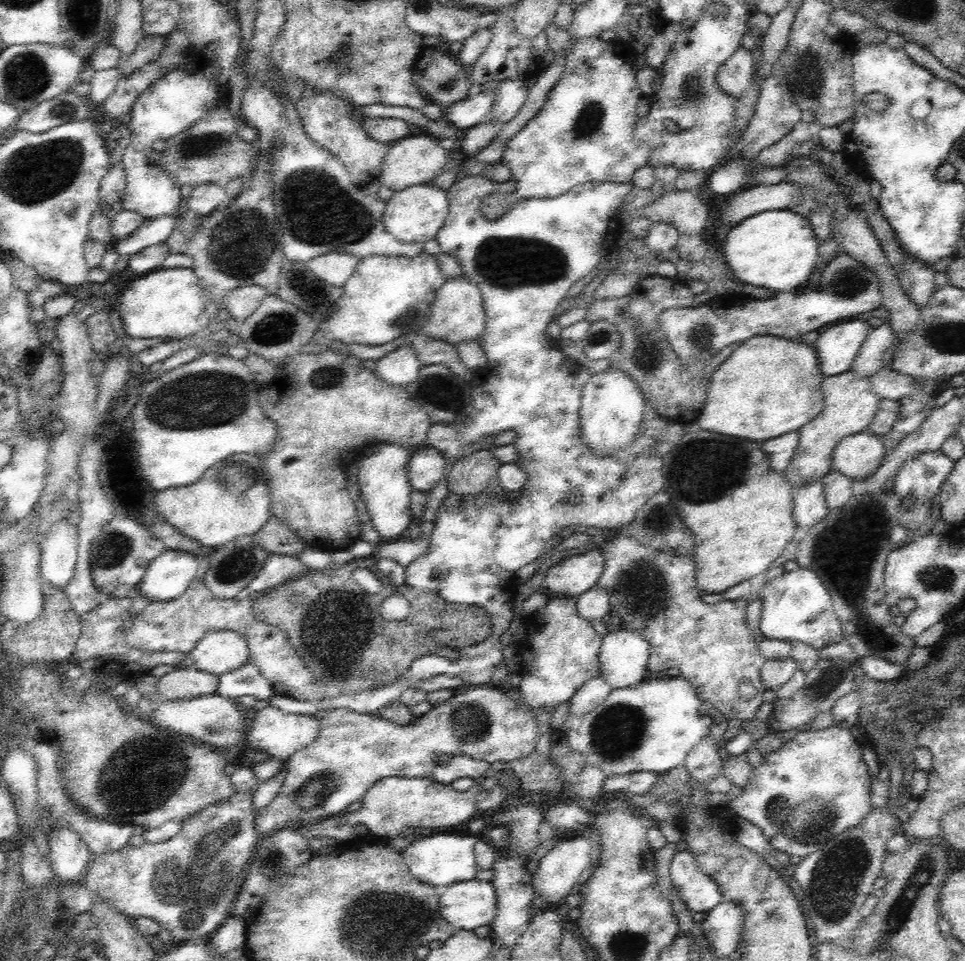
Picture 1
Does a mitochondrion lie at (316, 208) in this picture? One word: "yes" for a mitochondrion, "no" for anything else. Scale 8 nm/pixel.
yes

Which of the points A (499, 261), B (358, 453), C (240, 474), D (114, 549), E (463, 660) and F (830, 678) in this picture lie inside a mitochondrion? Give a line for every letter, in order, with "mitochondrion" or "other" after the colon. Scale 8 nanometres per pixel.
A: mitochondrion
B: other
C: mitochondrion
D: mitochondrion
E: other
F: mitochondrion

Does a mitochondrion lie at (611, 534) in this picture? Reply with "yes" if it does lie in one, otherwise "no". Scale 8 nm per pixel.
no

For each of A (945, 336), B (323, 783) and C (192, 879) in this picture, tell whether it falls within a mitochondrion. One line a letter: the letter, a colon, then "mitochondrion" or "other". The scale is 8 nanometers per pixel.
A: mitochondrion
B: mitochondrion
C: mitochondrion

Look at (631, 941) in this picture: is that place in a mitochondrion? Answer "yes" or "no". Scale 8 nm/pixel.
yes

